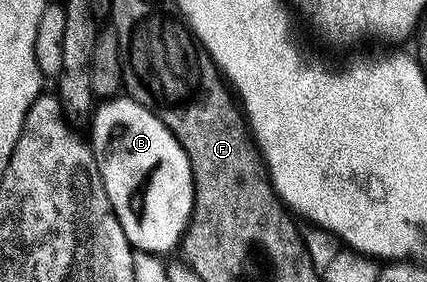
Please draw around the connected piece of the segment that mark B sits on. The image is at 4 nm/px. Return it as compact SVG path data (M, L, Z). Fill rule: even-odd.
M126 96L100 101L89 119L90 126L89 141L101 172L103 187L129 244L145 254L167 256L174 246L176 249L182 243L195 207L195 186L191 183L191 165L187 153L173 132L163 126L161 119L152 110Z

